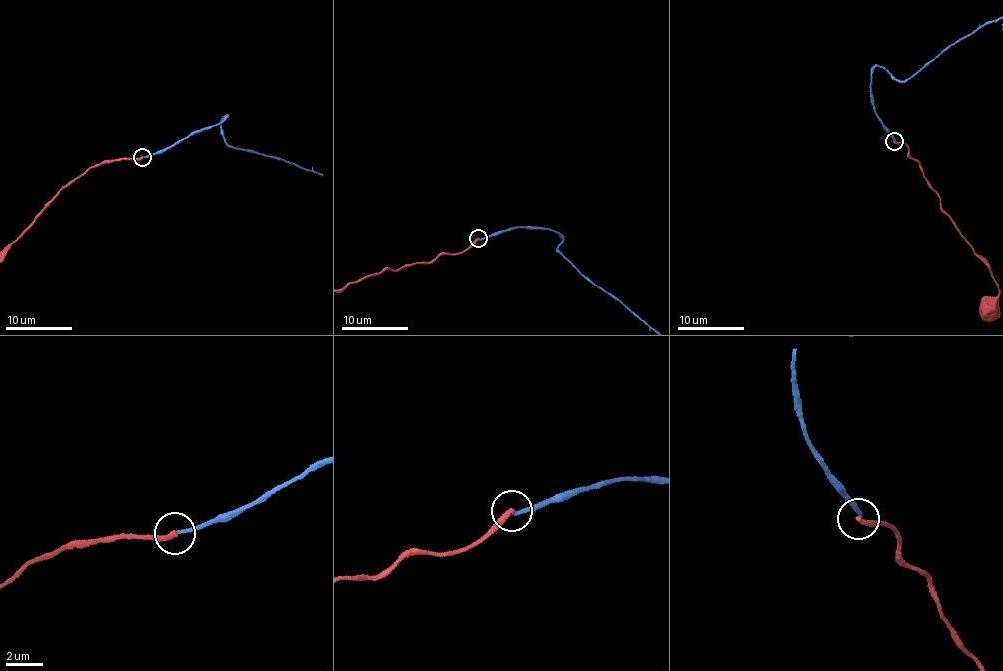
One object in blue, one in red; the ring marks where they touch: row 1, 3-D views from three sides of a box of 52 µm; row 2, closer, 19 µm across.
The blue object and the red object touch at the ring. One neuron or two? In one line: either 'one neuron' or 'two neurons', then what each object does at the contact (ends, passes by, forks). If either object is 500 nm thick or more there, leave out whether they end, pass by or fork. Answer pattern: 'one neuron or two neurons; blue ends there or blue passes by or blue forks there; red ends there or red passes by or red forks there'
two neurons; blue ends there; red ends there

